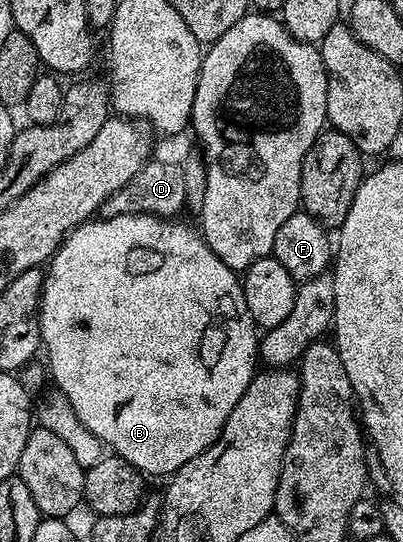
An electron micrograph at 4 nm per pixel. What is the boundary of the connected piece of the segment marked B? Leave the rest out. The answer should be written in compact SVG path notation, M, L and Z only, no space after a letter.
M121 214L120 216L112 216L111 218L103 218L95 216L89 222L82 222L75 230L71 230L66 238L58 246L58 251L54 253L48 265L44 270L42 280L42 298L38 302L38 331L42 337L40 343L41 349L46 350L46 362L50 365L50 374L54 377L53 385L68 398L68 402L75 409L76 416L80 418L80 423L88 428L89 432L94 432L99 440L102 441L115 455L123 458L128 464L132 465L143 475L163 474L169 476L174 474L181 466L188 464L188 460L192 460L196 456L200 456L200 452L204 452L210 445L220 436L220 432L224 428L224 424L228 420L228 416L232 416L232 408L236 408L236 404L240 400L240 396L244 396L244 392L248 388L248 384L254 379L256 367L254 360L259 357L259 341L260 334L254 325L252 316L248 312L248 304L244 300L244 292L242 291L242 283L239 275L235 271L227 268L224 263L216 256L216 252L212 252L212 248L208 248L205 238L197 229L194 230L184 223L178 222L182 220L167 220L164 218L155 218L153 214Z

